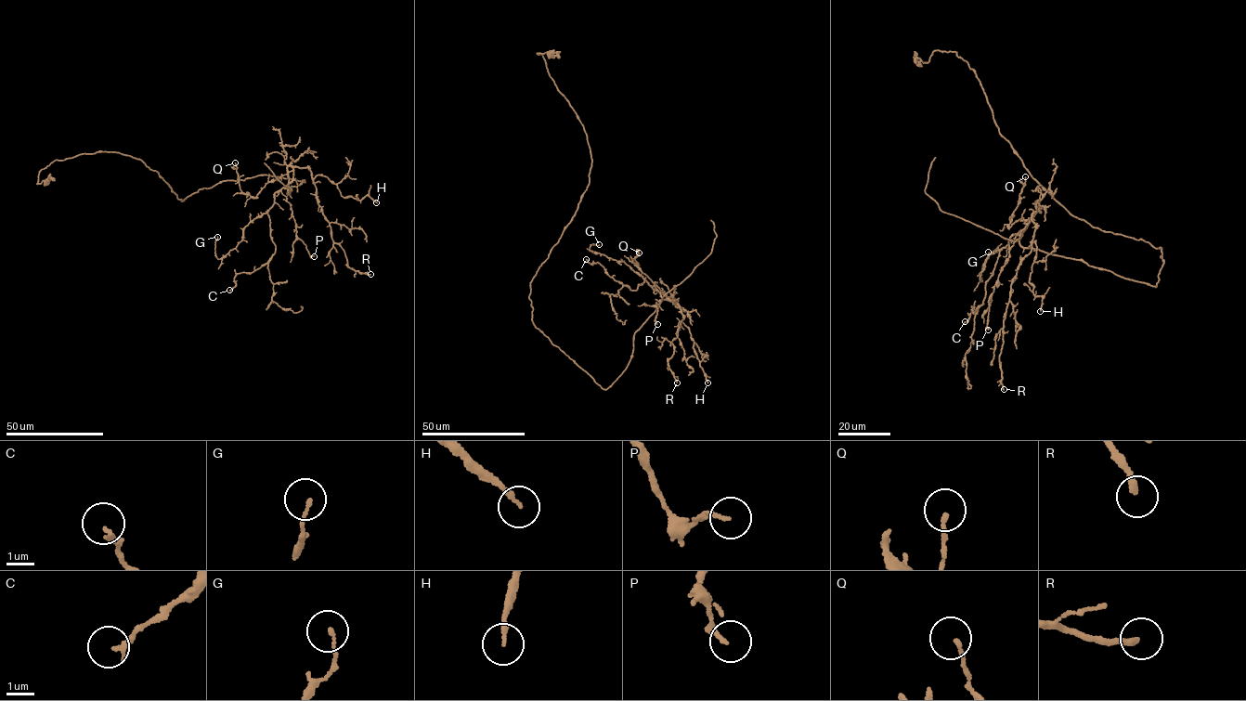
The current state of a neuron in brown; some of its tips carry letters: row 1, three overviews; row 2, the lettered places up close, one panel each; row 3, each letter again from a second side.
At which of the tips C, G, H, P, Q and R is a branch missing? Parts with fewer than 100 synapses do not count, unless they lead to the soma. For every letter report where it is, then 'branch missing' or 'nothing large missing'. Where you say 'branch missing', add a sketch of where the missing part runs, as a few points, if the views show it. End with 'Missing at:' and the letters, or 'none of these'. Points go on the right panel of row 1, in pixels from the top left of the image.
C: at (965, 321); nothing large missing
G: at (988, 252); nothing large missing
H: at (1040, 311); nothing large missing
P: at (988, 330); nothing large missing
Q: at (1025, 176); nothing large missing
R: at (1004, 389); nothing large missing
Missing at: none of these

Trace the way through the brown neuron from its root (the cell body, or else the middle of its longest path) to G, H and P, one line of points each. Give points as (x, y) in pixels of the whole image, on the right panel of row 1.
G: (1161, 255), (1154, 287), (1082, 260), (1022, 247), (1019, 231), (987, 257), (981, 281), (988, 252)
H: (1161, 255), (1156, 286), (1021, 246), (1031, 215), (1029, 279), (1040, 311)
P: (1161, 255), (1163, 264), (1154, 287), (1087, 265), (1082, 260), (1022, 247), (1019, 231), (988, 299), (988, 330)

